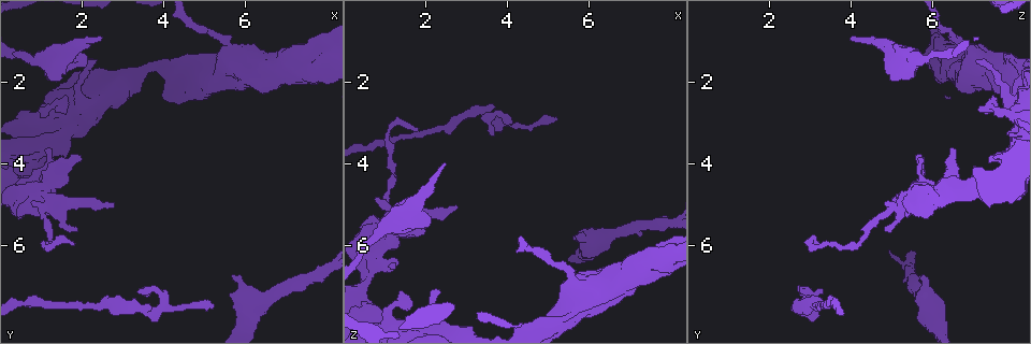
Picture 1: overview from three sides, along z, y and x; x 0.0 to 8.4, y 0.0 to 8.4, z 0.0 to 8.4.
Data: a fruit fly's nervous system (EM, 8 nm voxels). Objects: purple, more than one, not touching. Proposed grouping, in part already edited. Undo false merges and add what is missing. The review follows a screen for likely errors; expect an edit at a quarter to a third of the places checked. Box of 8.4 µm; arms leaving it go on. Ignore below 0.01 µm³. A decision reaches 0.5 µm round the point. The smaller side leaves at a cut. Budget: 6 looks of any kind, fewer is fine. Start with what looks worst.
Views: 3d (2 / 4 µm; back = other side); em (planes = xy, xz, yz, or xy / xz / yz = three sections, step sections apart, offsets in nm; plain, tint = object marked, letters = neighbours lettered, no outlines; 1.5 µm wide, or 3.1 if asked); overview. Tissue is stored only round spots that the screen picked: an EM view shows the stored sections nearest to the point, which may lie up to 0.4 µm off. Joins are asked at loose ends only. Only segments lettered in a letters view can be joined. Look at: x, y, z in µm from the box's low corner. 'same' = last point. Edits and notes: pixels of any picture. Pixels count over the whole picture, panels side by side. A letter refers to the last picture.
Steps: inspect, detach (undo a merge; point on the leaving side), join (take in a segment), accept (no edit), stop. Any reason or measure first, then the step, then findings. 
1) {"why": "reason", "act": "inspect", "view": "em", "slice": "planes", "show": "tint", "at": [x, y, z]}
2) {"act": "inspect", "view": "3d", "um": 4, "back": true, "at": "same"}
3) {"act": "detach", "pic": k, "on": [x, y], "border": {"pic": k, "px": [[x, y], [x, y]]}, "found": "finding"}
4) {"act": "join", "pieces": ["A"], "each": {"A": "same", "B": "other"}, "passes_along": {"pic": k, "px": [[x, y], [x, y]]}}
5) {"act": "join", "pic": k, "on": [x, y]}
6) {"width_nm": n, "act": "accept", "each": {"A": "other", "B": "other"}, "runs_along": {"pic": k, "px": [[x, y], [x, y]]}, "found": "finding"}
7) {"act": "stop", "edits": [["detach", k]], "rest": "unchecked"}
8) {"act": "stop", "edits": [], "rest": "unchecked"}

{"why": "branch stops here", "act": "inspect", "view": "em", "slice": "planes", "show": "tint", "at": [2.45, 0.95, 4.00]}

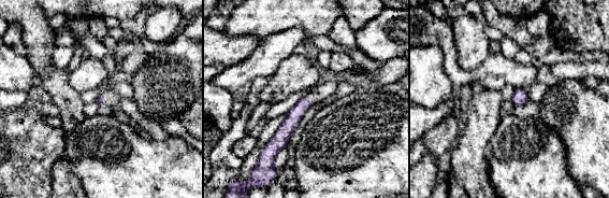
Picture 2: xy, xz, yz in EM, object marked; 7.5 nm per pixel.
{"why": "what lies round it", "act": "inspect", "view": "em", "slice": "planes", "show": "letters", "at": "same"}

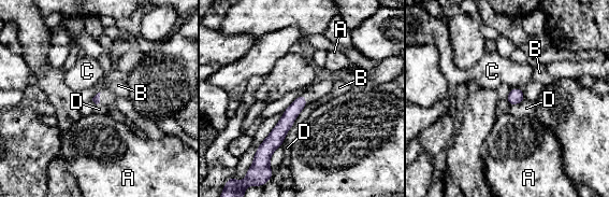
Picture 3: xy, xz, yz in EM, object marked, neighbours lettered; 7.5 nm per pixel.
{"act": "accept", "each": {"A": "other", "B": "other", "C": "other", "D": "other"}, "found": "no lettered segment goes on from it"}

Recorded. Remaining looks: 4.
{"why": "an open end", "act": "inspect", "view": "3d", "um": 2, "at": [5.70, 6.70, 5.70]}

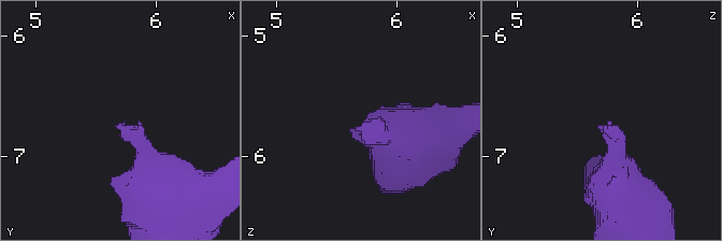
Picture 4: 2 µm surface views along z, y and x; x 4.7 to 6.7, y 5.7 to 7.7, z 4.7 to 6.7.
{"act": "inspect", "view": "em", "slice": "xz", "step": 8, "show": "letters", "at": [5.70, 6.74, 5.74]}

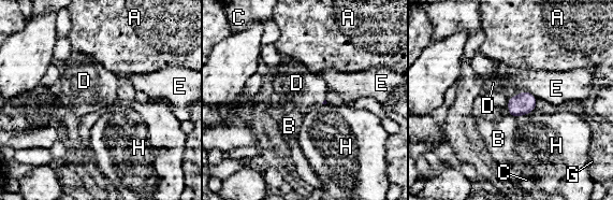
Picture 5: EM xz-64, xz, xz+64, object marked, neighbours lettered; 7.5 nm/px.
{"longest_contact_nm": ["H", 180], "act": "join", "pieces": ["D"], "each": {"A": "other", "B": "other", "C": "other", "D": "same", "E": "other", "G": "other", "H": "other"}, "passes_along": {"pic": 5, "px": [[517, 105], [515, 96], [493, 83]]}, "found": "it goes on there"}

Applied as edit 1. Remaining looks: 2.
{"act": "stop", "edits": [["join", 5]], "rest": "unchecked"}

